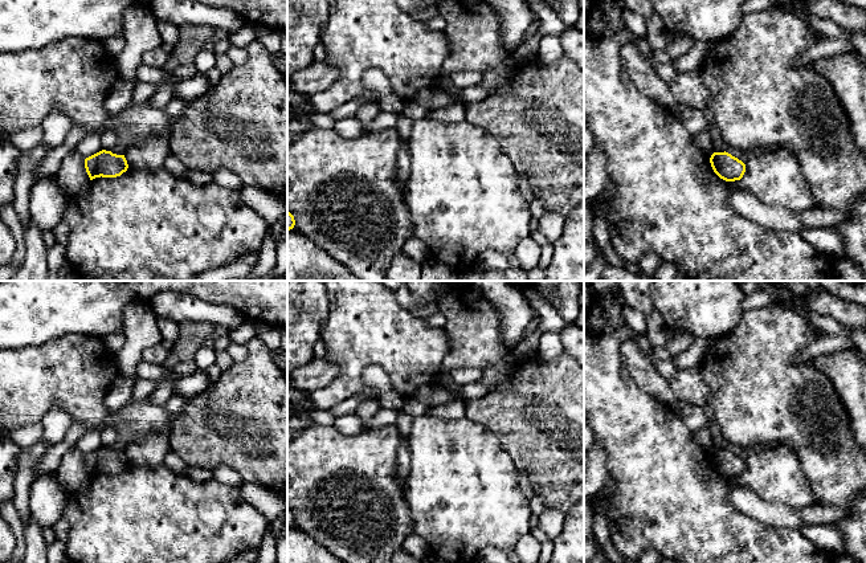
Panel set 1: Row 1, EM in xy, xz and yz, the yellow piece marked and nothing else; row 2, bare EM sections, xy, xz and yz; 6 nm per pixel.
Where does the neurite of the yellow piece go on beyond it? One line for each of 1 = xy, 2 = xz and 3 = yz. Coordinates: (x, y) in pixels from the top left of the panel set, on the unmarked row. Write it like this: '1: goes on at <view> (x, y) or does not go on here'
1: does not go on here
2: does not go on here
3: does not go on here

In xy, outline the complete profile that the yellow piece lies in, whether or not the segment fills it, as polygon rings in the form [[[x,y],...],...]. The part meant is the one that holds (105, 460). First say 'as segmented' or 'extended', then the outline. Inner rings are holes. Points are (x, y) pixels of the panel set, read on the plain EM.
as segmented; [[[102,446],[85,456],[85,465],[90,477],[95,474],[117,474],[127,468],[128,461],[124,452],[117,452]]]

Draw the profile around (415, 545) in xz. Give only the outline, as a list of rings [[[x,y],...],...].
[[[416,533],[410,534],[404,540],[403,548],[410,555],[420,559],[424,559],[428,555],[425,540],[421,537],[418,537]]]

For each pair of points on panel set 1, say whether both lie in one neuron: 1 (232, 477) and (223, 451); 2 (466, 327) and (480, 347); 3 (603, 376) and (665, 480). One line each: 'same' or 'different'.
1: different
2: same
3: same

